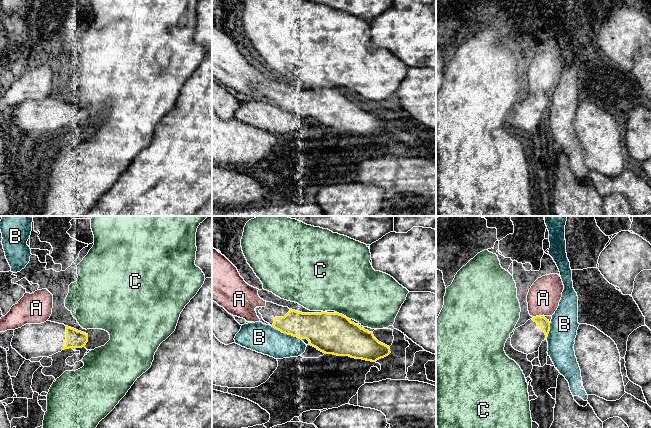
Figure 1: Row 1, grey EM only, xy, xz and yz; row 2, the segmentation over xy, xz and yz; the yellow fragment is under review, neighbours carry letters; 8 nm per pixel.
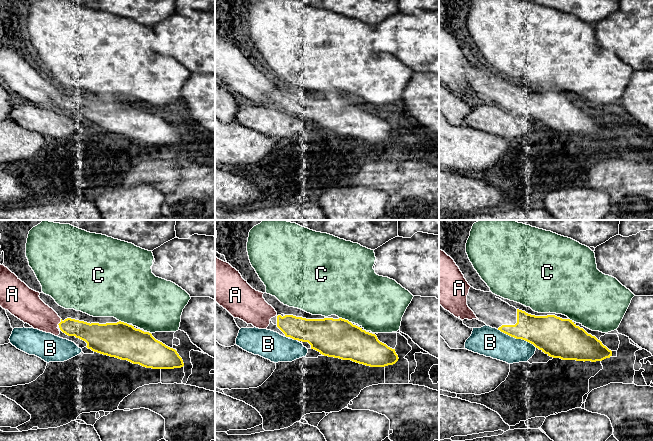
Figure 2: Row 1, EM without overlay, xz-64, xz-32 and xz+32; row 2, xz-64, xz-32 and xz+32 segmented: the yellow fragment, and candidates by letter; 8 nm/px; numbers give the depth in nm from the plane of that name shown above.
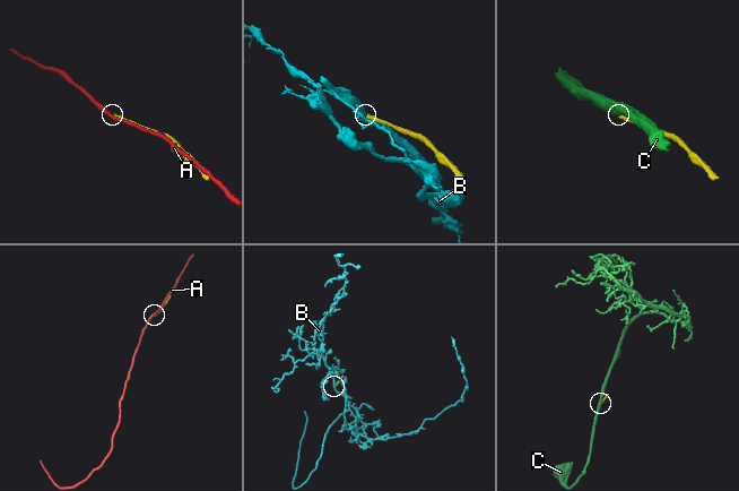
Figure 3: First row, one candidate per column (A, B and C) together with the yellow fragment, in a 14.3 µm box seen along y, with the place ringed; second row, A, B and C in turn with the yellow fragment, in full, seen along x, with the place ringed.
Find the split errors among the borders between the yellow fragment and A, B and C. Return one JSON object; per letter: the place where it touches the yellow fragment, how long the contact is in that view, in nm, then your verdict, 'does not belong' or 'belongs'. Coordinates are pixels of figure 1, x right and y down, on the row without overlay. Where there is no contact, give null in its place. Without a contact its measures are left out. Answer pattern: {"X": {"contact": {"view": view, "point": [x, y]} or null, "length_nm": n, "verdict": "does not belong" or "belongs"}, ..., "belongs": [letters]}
{"A": {"contact": {"view": "yz", "point": [538, 92]}, "length_nm": 70, "verdict": "does not belong"}, "B": {"contact": {"view": "xz", "point": [286, 109]}, "length_nm": 280, "verdict": "does not belong"}, "C": {"contact": {"view": "xz", "point": [343, 91]}, "length_nm": 120, "verdict": "does not belong"}, "belongs": []}

